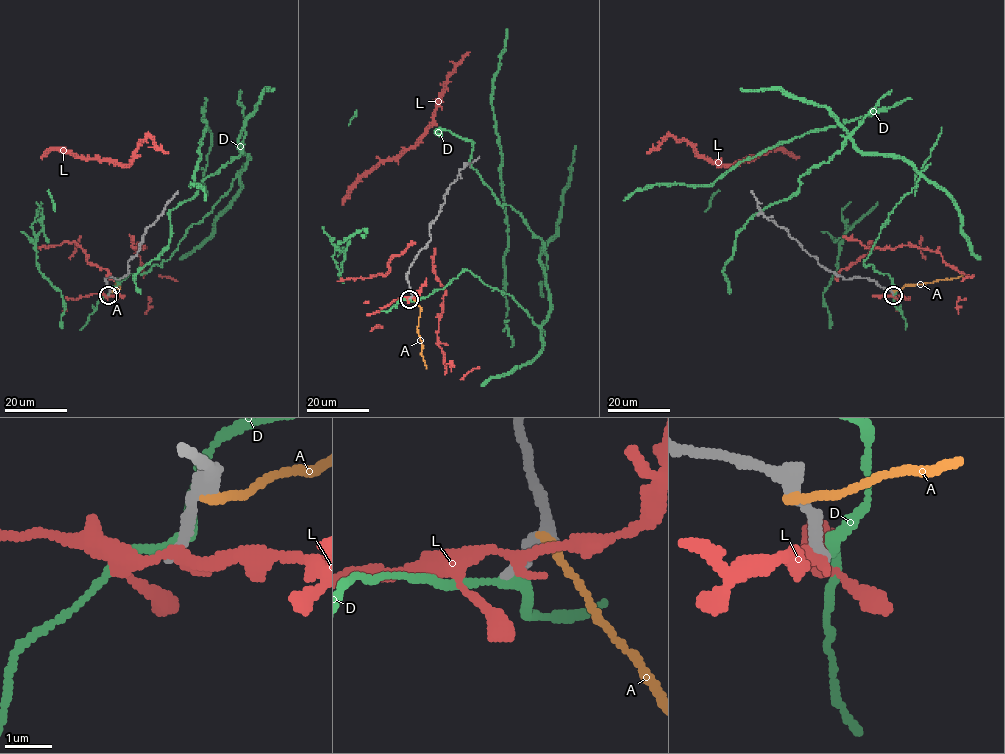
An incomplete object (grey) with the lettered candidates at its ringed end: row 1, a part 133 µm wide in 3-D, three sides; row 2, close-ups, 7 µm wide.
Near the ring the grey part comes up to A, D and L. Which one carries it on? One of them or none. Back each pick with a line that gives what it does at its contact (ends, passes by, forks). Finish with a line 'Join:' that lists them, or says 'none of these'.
Join: none of these

